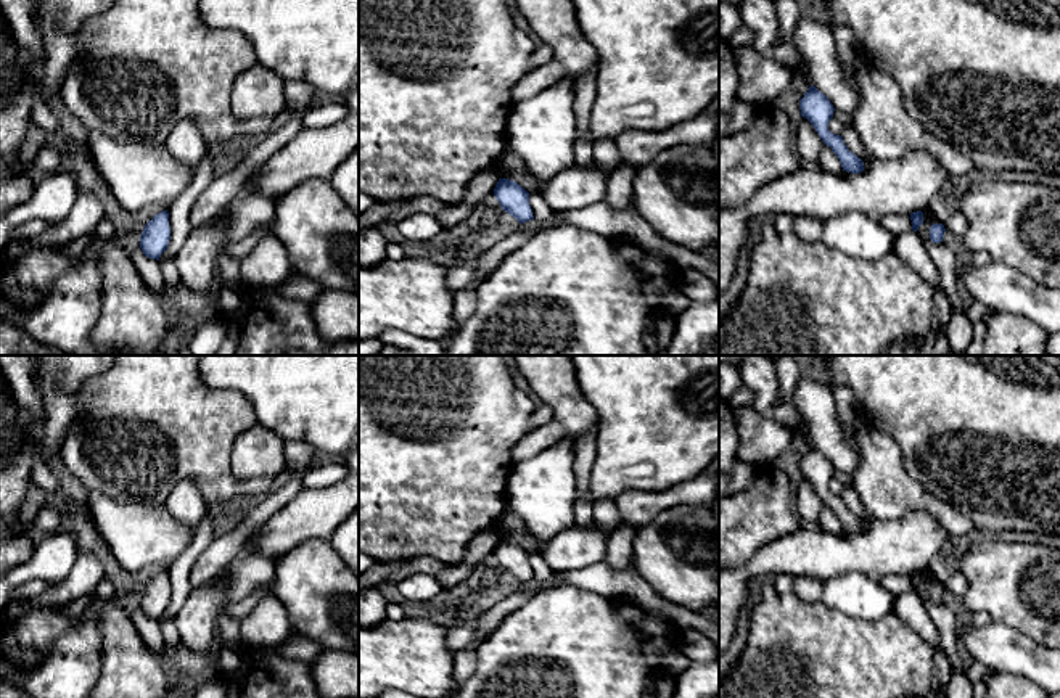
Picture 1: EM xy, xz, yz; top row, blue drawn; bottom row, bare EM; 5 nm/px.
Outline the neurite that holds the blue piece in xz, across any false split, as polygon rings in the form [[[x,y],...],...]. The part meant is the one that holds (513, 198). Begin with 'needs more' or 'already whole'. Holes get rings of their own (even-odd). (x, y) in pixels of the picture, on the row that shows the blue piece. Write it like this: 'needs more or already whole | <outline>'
already whole | [[[499,179],[494,196],[502,209],[515,217],[520,224],[532,220],[532,209],[529,206],[529,193],[513,180]]]

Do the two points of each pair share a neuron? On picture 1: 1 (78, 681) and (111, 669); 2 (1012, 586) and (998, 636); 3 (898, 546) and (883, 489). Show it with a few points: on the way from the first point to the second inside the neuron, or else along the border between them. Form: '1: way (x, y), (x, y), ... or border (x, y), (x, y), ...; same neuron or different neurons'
1: border (100, 634), (100, 674), (95, 681); different neurons
2: border (991, 621), (1007, 624), (1035, 640); different neurons
3: border (928, 512), (911, 509), (896, 518), (874, 518); different neurons

